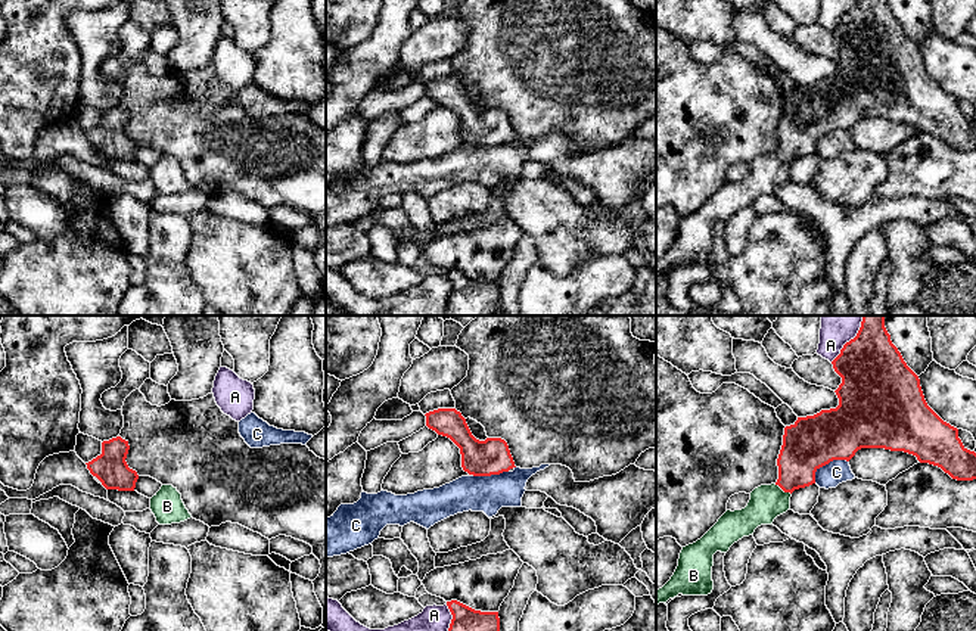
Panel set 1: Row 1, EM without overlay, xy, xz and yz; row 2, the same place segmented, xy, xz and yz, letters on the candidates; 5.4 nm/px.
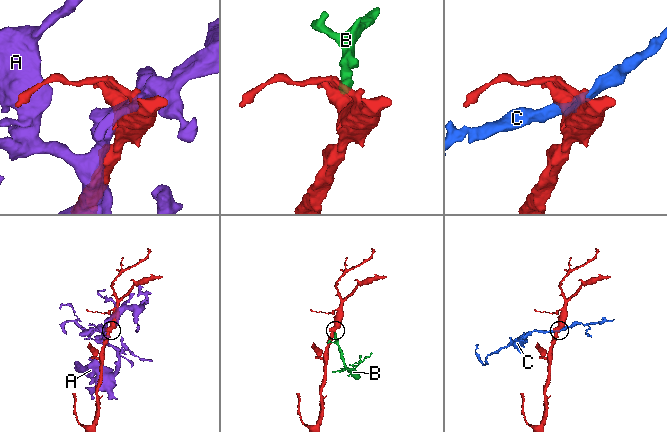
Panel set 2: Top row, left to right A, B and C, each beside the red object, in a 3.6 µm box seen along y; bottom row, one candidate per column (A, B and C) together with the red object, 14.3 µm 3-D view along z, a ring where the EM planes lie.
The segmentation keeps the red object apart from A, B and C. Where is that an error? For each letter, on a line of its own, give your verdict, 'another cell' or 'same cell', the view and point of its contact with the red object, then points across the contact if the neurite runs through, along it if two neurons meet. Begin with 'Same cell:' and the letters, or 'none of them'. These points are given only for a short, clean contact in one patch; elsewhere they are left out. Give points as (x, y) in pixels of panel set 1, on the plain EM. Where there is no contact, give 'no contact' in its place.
Same cell: B
A: another cell | yz (844, 15)
B: same cell | yz (783, 159) | across yz (804, 120), (795, 142), (783, 159), (773, 170), (767, 171)
C: another cell | yz (826, 133)

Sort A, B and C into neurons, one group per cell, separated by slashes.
A / B / C

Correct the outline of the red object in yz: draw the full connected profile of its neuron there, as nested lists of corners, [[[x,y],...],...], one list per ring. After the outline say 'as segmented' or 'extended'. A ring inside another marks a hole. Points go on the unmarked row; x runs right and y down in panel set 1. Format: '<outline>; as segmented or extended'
[[[858,0],[832,31],[842,53],[834,60],[839,75],[814,86],[798,87],[784,97],[783,115],[777,128],[778,149],[750,162],[742,180],[727,180],[718,192],[696,212],[683,217],[678,236],[671,249],[656,259],[656,274],[683,265],[708,265],[714,259],[712,236],[717,221],[727,223],[743,206],[753,205],[761,195],[790,178],[795,159],[815,153],[815,142],[833,130],[849,131],[861,118],[904,121],[920,133],[941,137],[952,149],[976,149],[976,122],[967,119],[958,108],[958,99],[944,91],[926,72],[919,46],[907,35],[888,0]]]; extended

